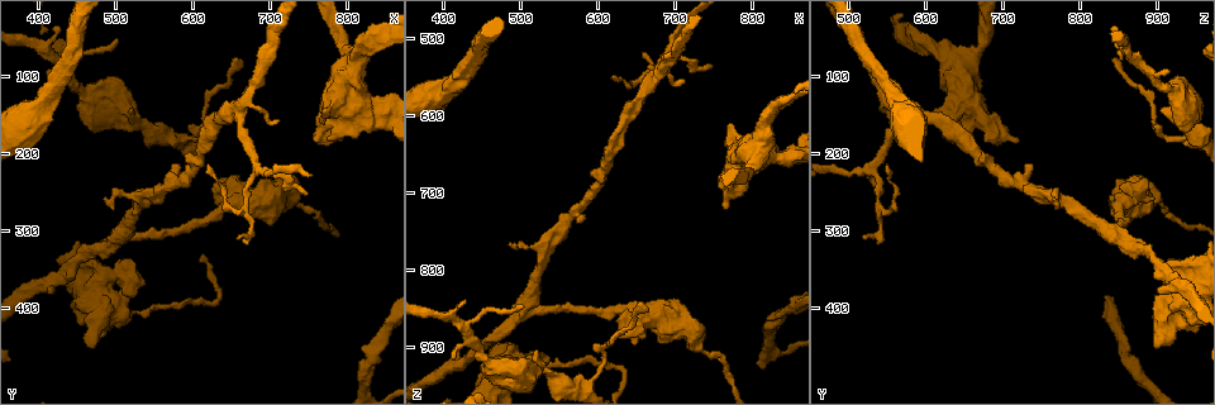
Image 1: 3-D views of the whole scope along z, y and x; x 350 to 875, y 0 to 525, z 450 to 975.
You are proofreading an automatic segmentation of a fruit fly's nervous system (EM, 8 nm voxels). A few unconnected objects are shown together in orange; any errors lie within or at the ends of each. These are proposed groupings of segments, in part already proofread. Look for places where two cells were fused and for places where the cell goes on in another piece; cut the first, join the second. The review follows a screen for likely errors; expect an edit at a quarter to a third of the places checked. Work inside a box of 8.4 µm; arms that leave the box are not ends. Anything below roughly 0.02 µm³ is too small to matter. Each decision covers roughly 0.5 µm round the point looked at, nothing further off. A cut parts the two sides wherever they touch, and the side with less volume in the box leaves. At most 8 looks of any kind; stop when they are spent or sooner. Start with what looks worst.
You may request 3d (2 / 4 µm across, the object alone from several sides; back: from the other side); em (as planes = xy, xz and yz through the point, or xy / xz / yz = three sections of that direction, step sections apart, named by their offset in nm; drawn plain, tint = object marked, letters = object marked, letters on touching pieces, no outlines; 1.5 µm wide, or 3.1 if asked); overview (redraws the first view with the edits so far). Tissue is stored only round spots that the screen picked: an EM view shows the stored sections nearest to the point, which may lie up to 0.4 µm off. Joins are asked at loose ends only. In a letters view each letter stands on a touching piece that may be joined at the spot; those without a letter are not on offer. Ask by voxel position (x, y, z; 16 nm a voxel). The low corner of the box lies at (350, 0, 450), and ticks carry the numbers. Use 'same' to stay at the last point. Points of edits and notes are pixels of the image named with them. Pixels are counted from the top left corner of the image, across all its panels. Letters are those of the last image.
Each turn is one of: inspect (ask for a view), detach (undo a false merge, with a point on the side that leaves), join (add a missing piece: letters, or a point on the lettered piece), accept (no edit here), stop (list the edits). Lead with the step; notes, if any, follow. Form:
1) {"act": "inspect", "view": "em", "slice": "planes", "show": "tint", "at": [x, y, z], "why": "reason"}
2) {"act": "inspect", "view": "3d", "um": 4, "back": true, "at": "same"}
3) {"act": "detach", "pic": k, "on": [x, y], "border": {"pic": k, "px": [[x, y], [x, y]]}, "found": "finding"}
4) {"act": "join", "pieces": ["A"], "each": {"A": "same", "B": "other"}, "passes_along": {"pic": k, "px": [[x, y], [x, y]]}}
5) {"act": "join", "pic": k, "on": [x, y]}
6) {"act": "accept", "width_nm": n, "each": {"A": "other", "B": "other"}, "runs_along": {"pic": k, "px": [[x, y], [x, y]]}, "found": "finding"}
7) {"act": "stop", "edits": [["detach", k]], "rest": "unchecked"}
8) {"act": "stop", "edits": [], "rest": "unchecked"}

{"act": "inspect", "view": "em", "slice": "xz", "step": 8, "show": "letters", "at": [505, 405, 930], "why": "four-way junction"}

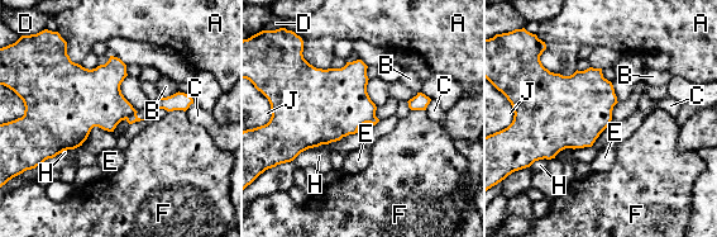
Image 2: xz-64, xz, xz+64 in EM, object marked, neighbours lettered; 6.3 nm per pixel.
{"act": "inspect", "view": "em", "slice": "planes", "show": "letters", "at": "same"}

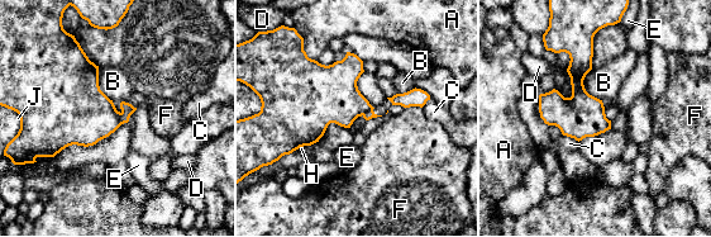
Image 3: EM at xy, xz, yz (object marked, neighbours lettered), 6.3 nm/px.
{"act": "detach", "pic": 3, "on": [127, 109], "each": {"A": "other", "B": "other", "C": "other", "D": "other", "E": "other", "F": "other", "H": "other", "J": "other"}, "border": {"pic": 3, "px": [[120, 113], [122, 123]]}, "found": "two cells meet here"}

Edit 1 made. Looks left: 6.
{"act": "inspect", "view": "overview"}

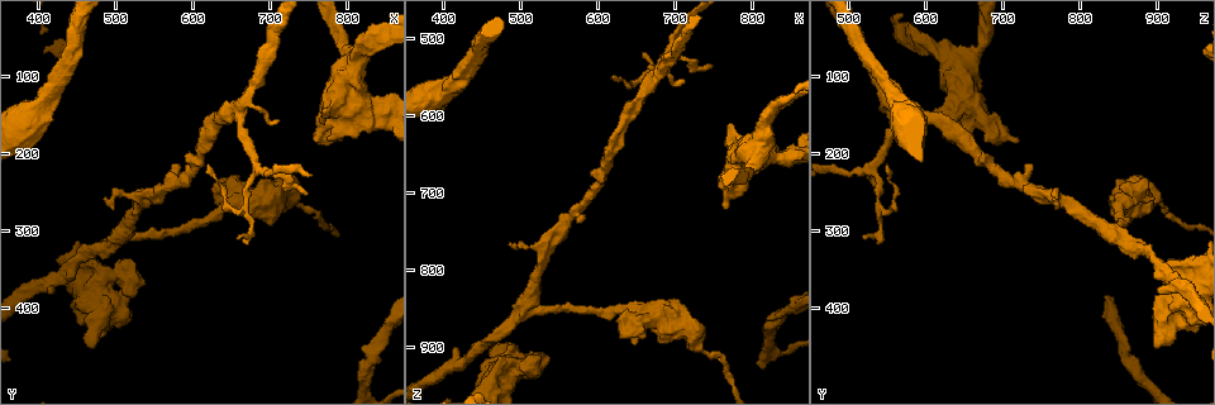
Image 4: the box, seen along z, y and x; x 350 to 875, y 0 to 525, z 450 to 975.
{"act": "inspect", "view": "em", "slice": "planes", "show": "letters", "at": [520, 305, 845], "why": "abrupt turn"}

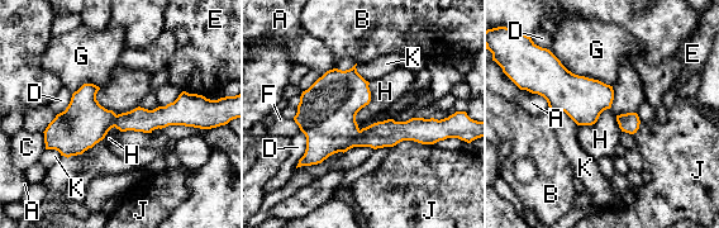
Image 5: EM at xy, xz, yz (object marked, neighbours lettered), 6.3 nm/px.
{"act": "accept", "each": {"A": "other", "B": "other", "C": "other", "D": "other", "E": "other", "F": "other", "G": "other", "H": "other", "J": "other", "K": "other"}, "runs_along": {"pic": 5, "px": [[195, 109], [48, 134]]}, "found": "continuous, no second cell"}

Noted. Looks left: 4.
{"act": "inspect", "view": "3d", "um": 4, "back": true, "at": [770, 145, 605], "why": "free end"}

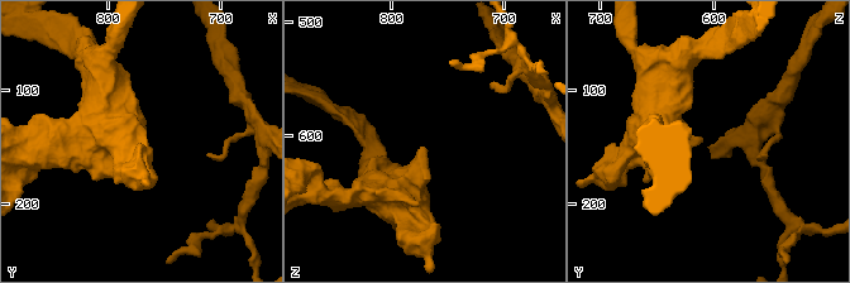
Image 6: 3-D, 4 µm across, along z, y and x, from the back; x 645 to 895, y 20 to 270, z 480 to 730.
{"act": "inspect", "view": "em", "slice": "planes", "show": "plain", "at": [774, 144, 612], "why": "need the tissue"}

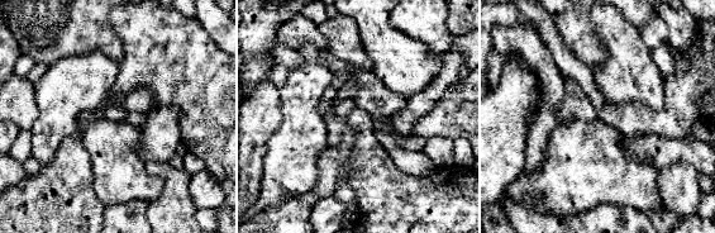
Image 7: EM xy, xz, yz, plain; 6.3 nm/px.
{"act": "inspect", "view": "em", "slice": "planes", "show": "letters", "at": "same", "why": "what lies round it"}

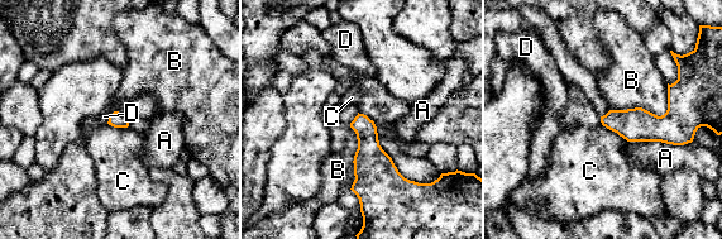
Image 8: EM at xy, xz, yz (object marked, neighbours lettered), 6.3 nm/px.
{"act": "accept", "each": {"A": "other", "B": "other", "C": "other", "D": "other"}, "border": {"pic": 8, "px": [[602, 124], [627, 140]]}, "found": "no lettered piece goes on from it"}

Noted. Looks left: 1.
{"act": "stop", "edits": [["detach", 3]], "rest": "unchecked"}

